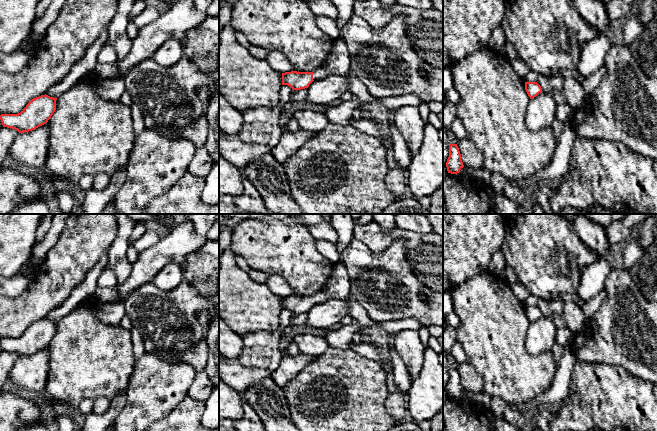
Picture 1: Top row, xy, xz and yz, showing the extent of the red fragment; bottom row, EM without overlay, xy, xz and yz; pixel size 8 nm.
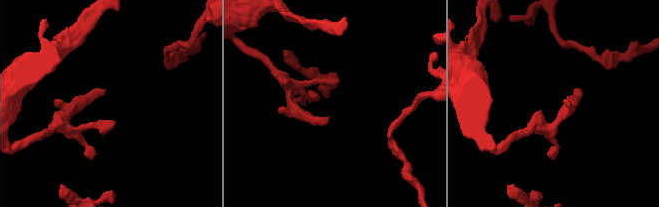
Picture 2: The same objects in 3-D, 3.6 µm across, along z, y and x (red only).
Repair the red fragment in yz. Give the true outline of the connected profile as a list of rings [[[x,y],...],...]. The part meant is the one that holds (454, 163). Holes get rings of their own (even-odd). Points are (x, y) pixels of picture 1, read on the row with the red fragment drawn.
[[[457,144],[449,145],[449,157],[446,162],[448,173],[457,174],[464,167]]]

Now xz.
[[[335,39],[333,51],[325,63],[313,72],[285,72],[282,73],[282,85],[288,85],[293,90],[308,88],[314,80],[321,80],[334,75],[348,75],[351,57],[345,41]]]

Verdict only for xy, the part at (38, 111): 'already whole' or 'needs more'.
already whole

